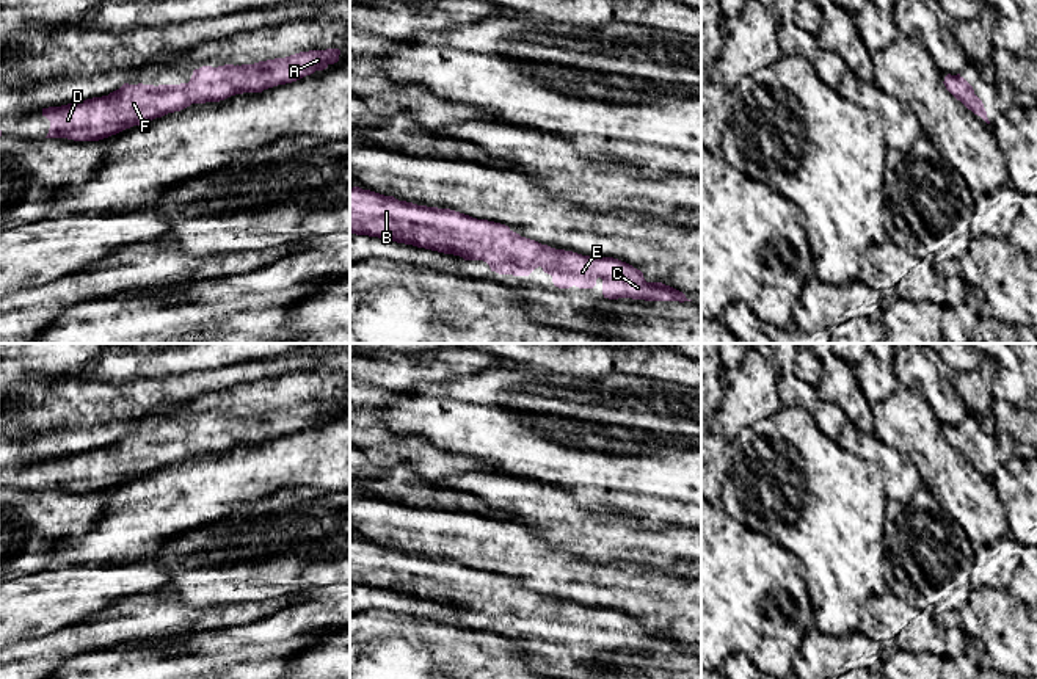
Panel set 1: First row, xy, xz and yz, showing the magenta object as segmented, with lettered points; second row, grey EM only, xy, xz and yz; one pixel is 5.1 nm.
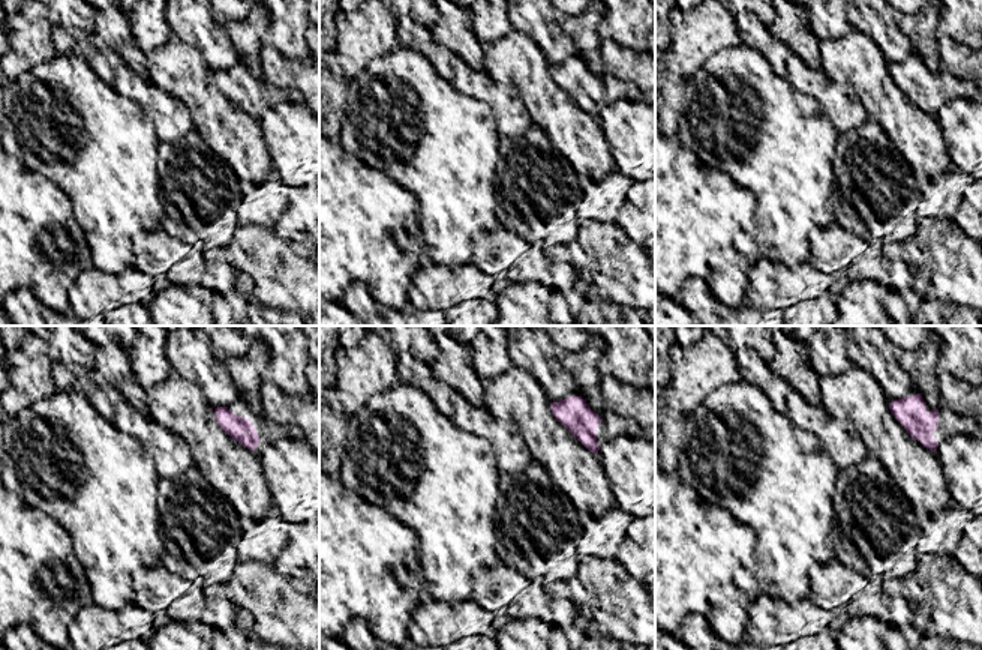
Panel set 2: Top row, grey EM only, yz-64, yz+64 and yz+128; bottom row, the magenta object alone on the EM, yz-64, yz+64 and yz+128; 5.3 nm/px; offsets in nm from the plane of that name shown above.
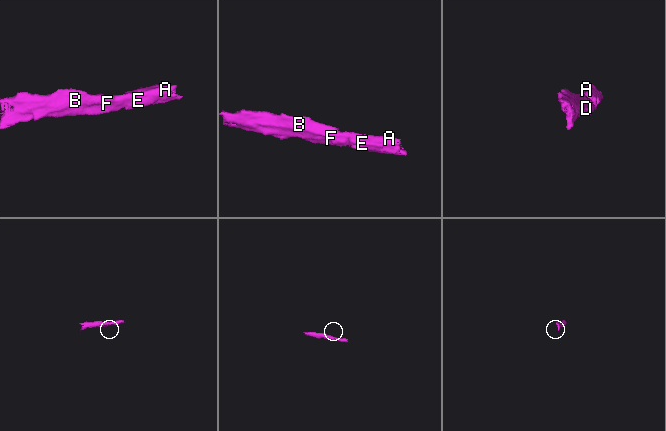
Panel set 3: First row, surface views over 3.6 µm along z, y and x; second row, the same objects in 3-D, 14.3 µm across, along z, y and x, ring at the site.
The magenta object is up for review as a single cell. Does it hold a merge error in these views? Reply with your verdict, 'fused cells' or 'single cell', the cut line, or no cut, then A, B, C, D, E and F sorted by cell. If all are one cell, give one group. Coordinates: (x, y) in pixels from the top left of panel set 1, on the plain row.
single cell | no cut | A B C D E F

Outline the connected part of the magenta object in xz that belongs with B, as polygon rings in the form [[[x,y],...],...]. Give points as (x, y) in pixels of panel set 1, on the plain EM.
[[[359,538],[350,539],[350,585],[388,590],[397,594],[413,596],[444,605],[460,607],[464,612],[483,612],[491,623],[499,626],[529,627],[541,618],[552,627],[559,640],[593,640],[596,630],[602,630],[602,646],[609,651],[632,649],[645,652],[692,652],[686,646],[662,634],[646,634],[643,624],[632,616],[613,608],[590,608],[573,602],[555,601],[535,591],[521,588],[508,577],[477,571],[469,566],[450,561],[417,557],[398,552]]]

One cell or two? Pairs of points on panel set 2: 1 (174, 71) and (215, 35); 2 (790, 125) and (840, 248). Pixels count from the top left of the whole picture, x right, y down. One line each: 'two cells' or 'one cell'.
1: two cells
2: two cells

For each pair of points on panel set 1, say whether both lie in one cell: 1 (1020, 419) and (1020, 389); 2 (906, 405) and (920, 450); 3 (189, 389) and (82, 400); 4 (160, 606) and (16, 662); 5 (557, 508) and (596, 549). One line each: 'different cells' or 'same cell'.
1: different cells
2: same cell
3: same cell
4: same cell
5: same cell

